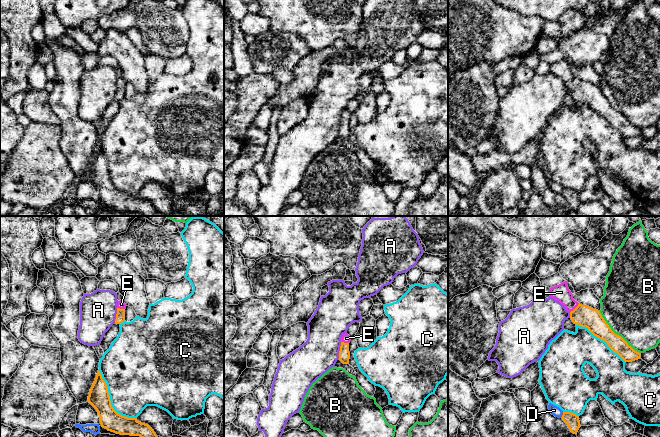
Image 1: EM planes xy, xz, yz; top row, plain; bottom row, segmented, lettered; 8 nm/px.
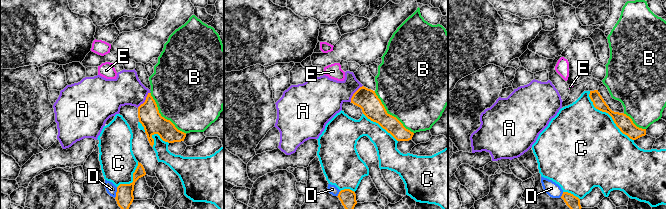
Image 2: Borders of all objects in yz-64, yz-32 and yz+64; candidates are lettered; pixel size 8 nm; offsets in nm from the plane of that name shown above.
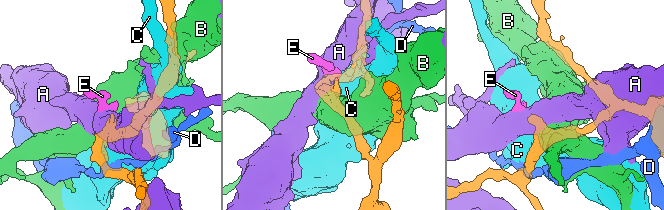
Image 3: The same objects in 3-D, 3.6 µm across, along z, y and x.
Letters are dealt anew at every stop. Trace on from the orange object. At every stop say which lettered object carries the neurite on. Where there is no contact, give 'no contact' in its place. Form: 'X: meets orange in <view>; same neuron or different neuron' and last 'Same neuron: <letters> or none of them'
A: meets orange in xz; different neuron
B: meets orange in yz; different neuron
C: meets orange in xy; different neuron
D: meets orange in yz; different neuron
E: meets orange in yz; same neuron
Same neuron: E

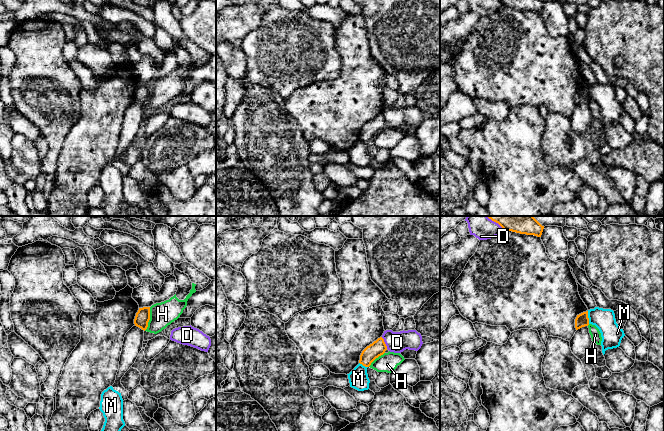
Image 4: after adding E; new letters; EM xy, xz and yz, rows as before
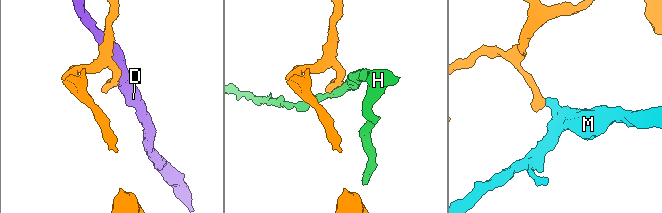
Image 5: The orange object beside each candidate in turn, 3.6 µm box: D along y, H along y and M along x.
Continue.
D: meets orange in xz; different neuron
H: meets orange in xy; different neuron
M: meets orange in yz; different neuron
Same neuron: none of them

